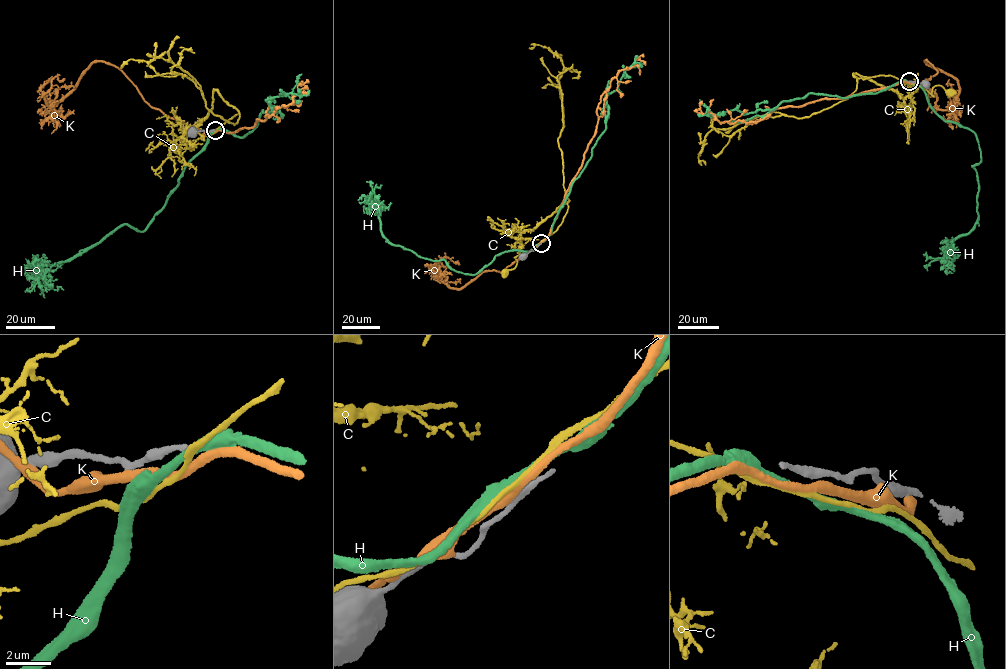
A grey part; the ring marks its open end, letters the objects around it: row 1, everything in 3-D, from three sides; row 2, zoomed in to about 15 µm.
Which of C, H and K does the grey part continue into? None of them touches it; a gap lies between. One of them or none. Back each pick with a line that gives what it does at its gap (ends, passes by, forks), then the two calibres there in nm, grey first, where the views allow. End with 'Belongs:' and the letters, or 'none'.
H: It passes by. Thickness 200 nm (grey) against 320 nm
Belongs: H

